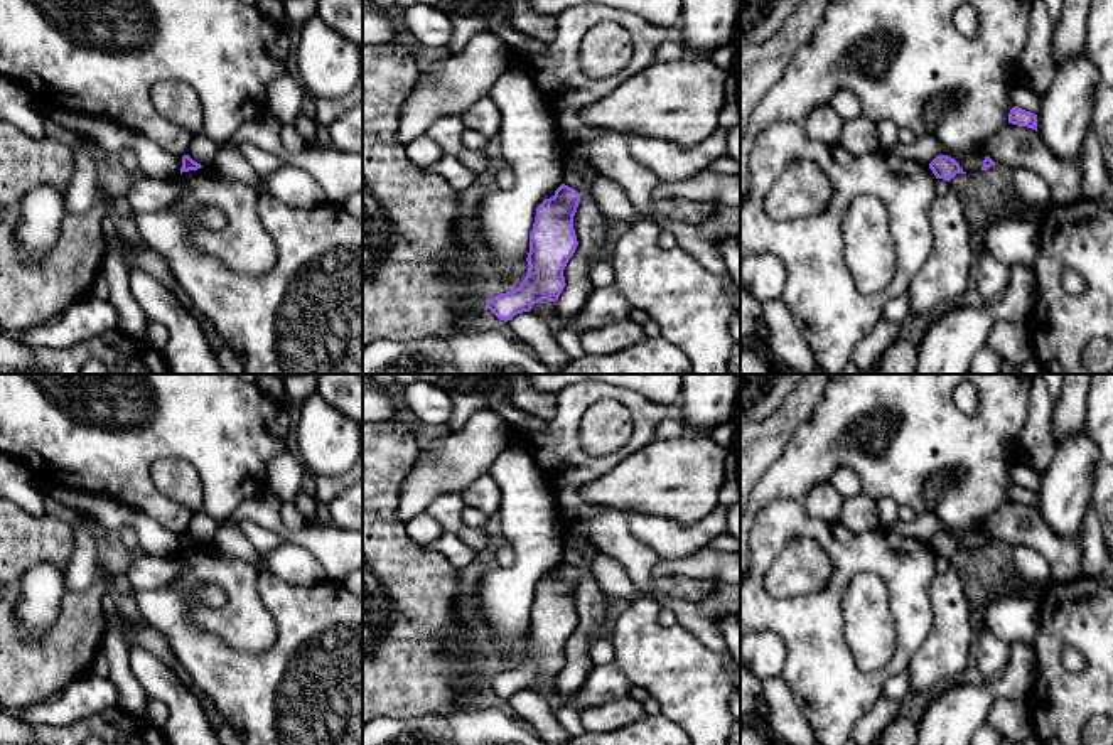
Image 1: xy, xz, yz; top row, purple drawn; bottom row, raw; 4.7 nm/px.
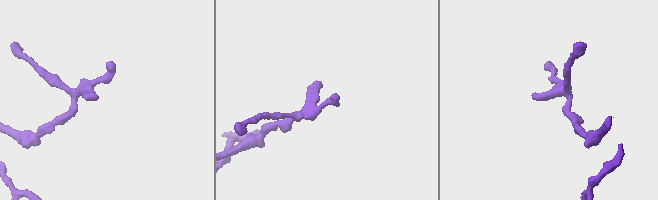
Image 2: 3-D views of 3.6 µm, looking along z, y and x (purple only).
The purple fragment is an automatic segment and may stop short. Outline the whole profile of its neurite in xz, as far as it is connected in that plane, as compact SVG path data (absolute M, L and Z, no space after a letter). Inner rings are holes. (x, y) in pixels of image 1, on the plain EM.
M562 561L553 575L536 585L524 657L518 666L486 679L499 698L508 699L518 691L530 689L531 683L541 678L558 678L565 666L563 647L578 624L573 607L578 580L580 571Z

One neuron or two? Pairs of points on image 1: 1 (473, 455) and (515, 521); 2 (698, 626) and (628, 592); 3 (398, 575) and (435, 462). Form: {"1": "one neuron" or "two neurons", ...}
{"1": "two neurons", "2": "two neurons", "3": "two neurons"}

